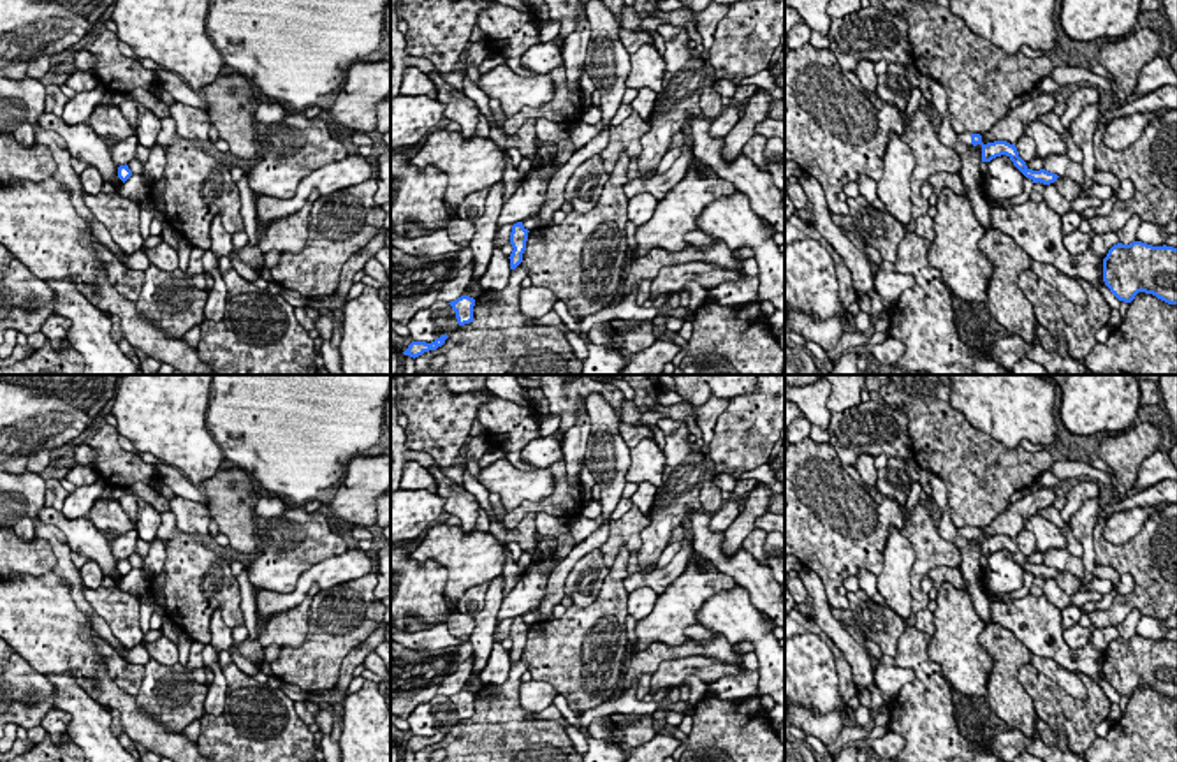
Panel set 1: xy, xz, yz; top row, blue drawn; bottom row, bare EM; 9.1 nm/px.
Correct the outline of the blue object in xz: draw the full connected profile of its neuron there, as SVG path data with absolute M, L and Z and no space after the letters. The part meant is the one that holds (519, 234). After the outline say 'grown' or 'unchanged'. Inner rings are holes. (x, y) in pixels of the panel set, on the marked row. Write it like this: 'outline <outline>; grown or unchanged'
outline M517 222L512 225L510 232L510 245L512 245L512 253L510 253L510 269L515 269L523 262L523 253L526 250L526 241L528 241L528 229L523 225L523 222Z; unchanged

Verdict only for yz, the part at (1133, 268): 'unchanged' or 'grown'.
unchanged

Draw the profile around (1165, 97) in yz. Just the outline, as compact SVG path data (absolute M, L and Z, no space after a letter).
M1166 84L1154 90L1144 97L1128 99L1124 106L1112 111L1103 111L1100 104L1087 106L1077 118L1071 120L1068 132L1073 137L1073 143L1082 150L1084 160L1084 185L1082 190L1089 190L1094 174L1094 151L1093 137L1100 123L1110 123L1114 118L1126 118L1133 114L1154 113L1159 109L1177 111L1177 86Z

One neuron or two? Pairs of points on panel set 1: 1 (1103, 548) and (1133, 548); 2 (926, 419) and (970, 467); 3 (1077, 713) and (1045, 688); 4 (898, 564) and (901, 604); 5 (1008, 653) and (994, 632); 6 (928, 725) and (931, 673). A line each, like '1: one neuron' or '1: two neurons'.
1: one neuron
2: one neuron
3: one neuron
4: one neuron
5: one neuron
6: one neuron

